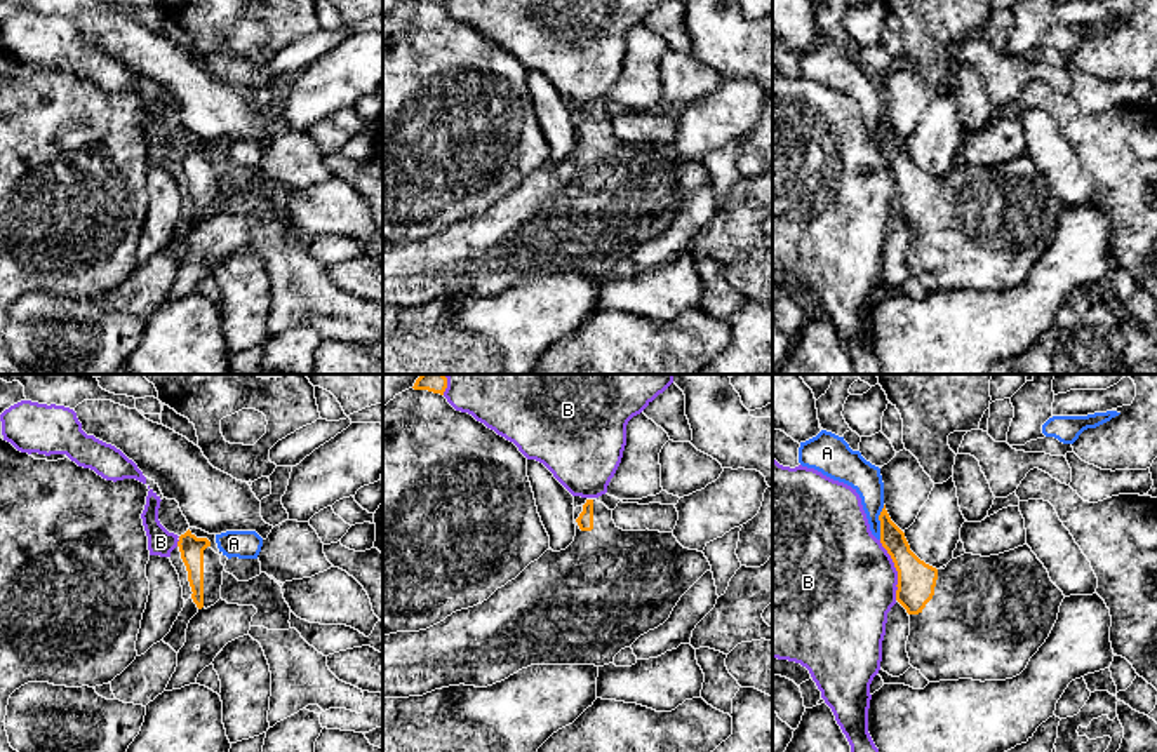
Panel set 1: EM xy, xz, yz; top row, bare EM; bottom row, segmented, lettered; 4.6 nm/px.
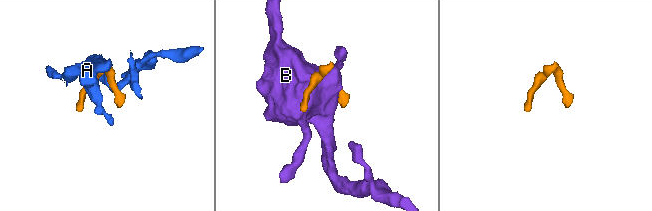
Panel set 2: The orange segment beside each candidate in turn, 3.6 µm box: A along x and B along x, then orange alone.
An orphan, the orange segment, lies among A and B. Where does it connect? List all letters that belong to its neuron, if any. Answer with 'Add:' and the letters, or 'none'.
Add: none

